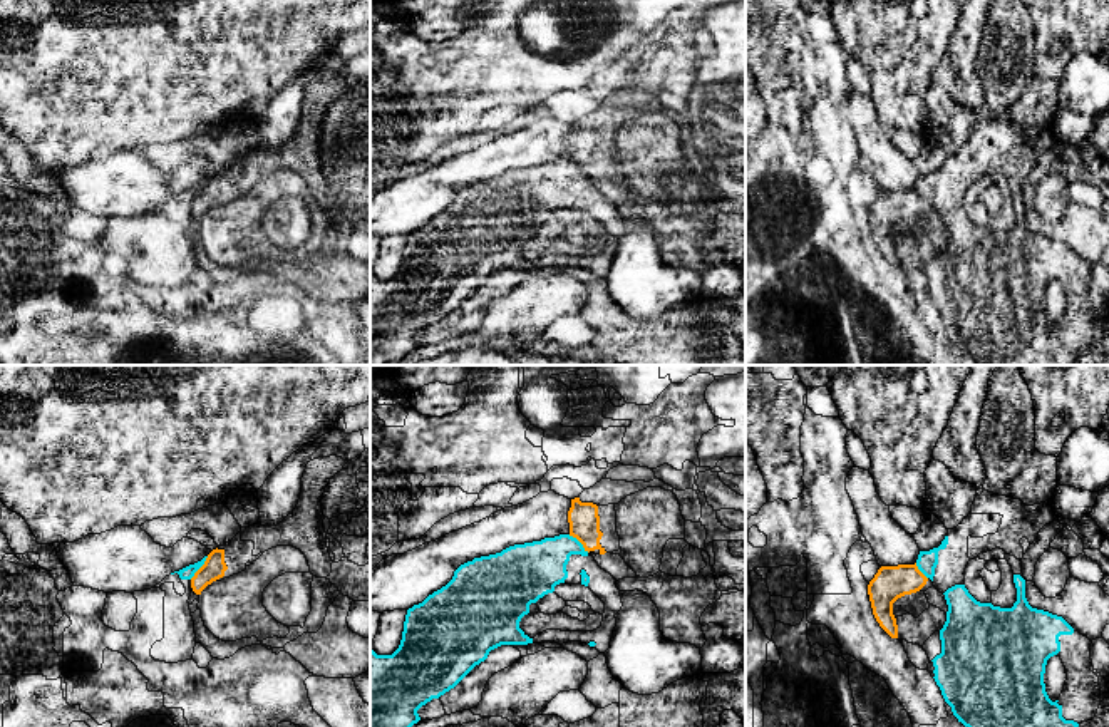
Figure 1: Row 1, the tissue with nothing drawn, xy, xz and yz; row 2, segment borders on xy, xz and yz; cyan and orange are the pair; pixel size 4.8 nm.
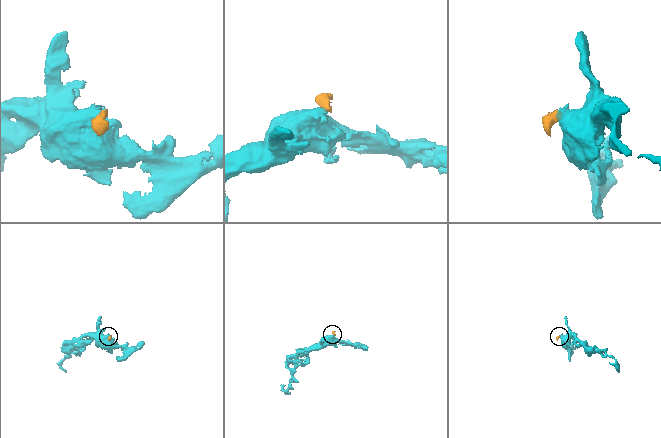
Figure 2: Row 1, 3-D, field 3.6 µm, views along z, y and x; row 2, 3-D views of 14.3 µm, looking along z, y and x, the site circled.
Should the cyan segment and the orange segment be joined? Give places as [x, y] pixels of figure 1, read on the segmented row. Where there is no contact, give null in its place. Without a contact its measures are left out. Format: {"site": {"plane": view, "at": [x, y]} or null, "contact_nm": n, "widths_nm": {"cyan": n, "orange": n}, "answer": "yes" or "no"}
{"site": {"plane": "xy", "at": [200, 567]}, "contact_nm": 140, "widths_nm": {"cyan": 60, "orange": 110}, "answer": "no"}

